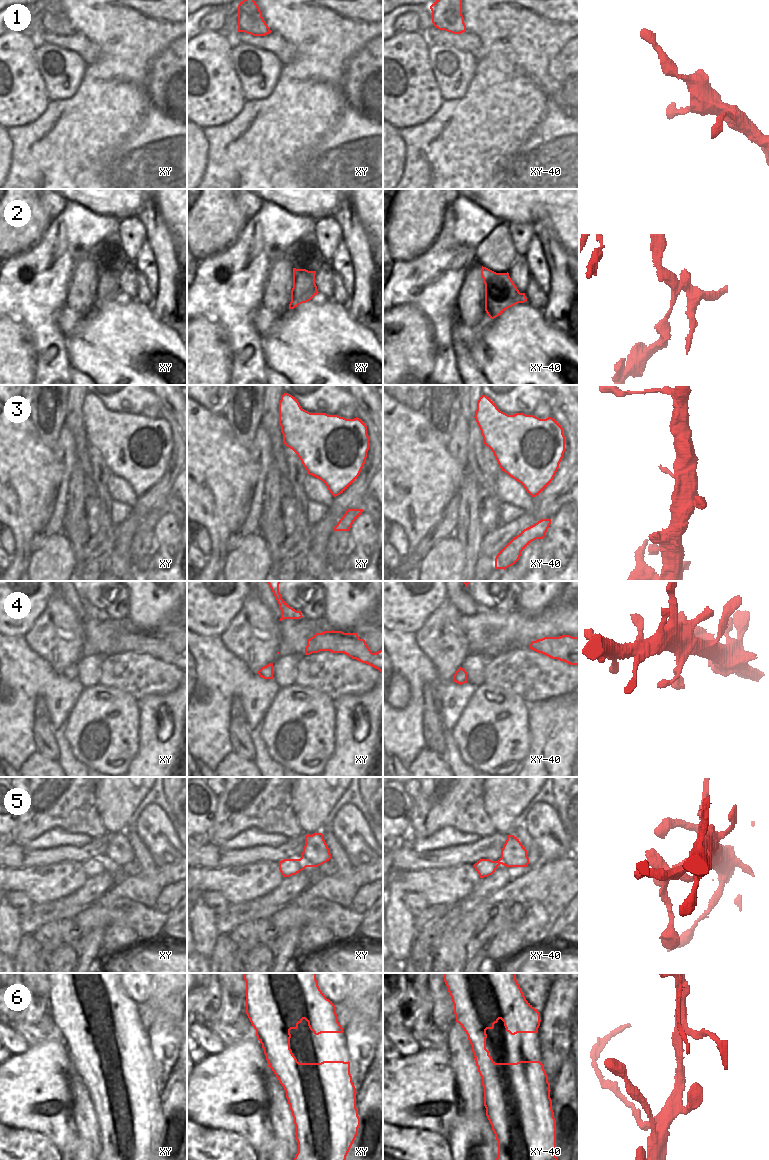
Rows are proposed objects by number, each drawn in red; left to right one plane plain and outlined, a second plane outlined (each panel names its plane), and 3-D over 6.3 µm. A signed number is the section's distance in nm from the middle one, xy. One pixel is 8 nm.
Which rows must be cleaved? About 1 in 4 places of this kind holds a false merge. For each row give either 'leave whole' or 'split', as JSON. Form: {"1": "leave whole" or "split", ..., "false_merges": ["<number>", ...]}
{"1": "leave whole", "2": "split", "3": "leave whole", "4": "leave whole", "5": "leave whole", "6": "leave whole", "false_merges": ["2"]}

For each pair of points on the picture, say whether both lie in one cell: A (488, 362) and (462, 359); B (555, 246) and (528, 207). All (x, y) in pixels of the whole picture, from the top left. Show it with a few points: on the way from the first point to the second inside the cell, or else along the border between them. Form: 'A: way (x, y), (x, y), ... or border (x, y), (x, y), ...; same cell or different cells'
A: border (476, 337), (469, 346), (469, 355), (483, 374); different cells
B: border (533, 222), (547, 219), (557, 235); different cells

